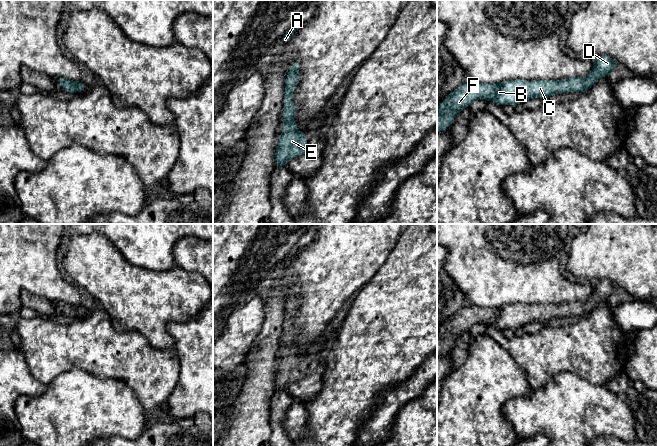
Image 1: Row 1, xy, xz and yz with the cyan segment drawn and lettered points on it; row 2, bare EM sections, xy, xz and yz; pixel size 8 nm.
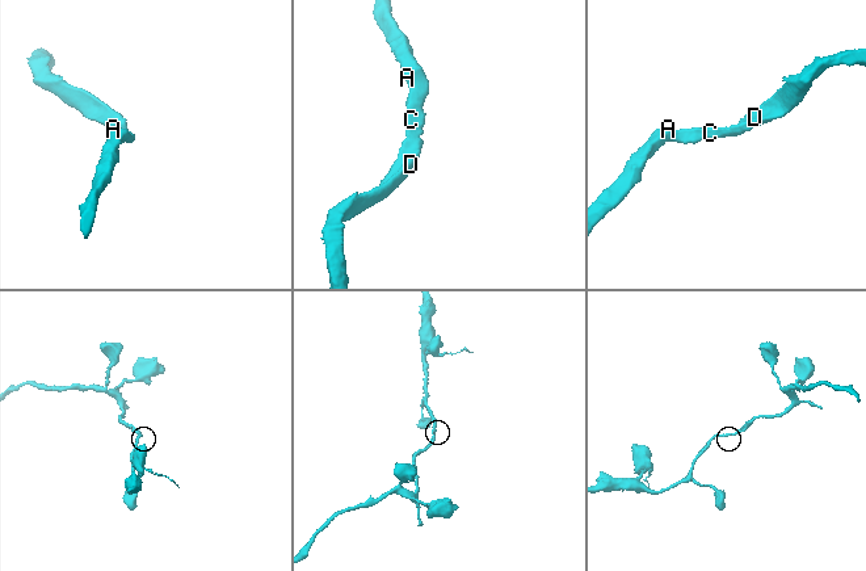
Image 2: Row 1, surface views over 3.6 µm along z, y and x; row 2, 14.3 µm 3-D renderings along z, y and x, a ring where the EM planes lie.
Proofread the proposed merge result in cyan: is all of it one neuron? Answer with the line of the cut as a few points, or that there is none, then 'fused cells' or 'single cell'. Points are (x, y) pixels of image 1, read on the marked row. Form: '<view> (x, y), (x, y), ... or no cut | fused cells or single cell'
no cut | single cell

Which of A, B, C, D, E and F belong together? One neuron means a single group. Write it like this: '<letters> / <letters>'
A B C D E F

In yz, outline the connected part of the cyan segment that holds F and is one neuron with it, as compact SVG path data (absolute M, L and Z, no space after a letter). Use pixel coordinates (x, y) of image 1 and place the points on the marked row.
M609 56L594 58L592 71L584 78L535 80L517 79L500 83L480 83L466 80L459 88L450 93L437 107L437 133L446 130L456 115L477 99L493 101L501 106L516 106L530 98L547 98L559 93L586 92L600 78L606 77L618 66Z

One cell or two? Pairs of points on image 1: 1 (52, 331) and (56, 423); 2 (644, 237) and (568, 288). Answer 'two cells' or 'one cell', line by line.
1: two cells
2: two cells

